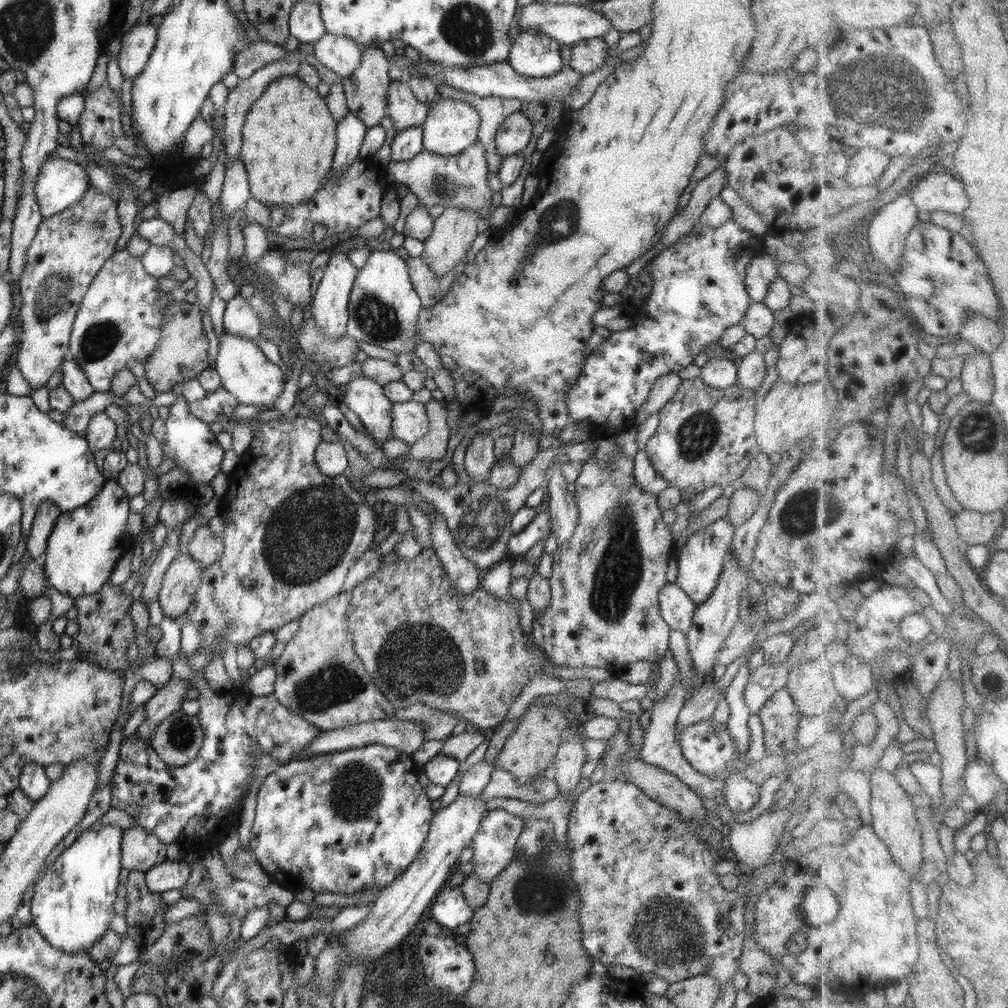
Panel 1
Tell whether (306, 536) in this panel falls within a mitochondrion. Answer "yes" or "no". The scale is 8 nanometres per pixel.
yes

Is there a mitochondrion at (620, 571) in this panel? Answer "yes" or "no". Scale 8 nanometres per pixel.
yes

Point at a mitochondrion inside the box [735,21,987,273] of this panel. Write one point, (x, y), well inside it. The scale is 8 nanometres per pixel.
(882, 90)

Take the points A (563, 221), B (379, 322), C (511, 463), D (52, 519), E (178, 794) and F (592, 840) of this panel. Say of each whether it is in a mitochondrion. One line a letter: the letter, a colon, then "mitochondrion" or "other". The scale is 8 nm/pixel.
A: mitochondrion
B: mitochondrion
C: other
D: other
E: other
F: other

